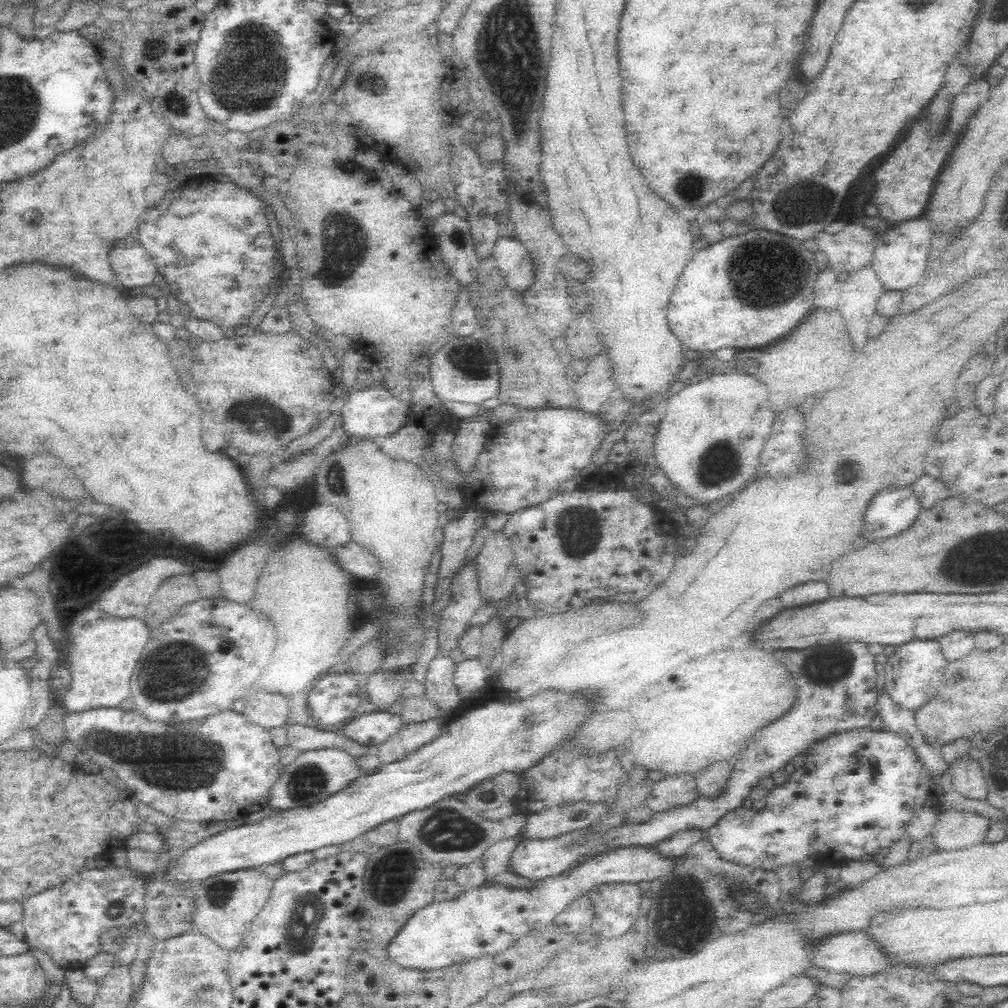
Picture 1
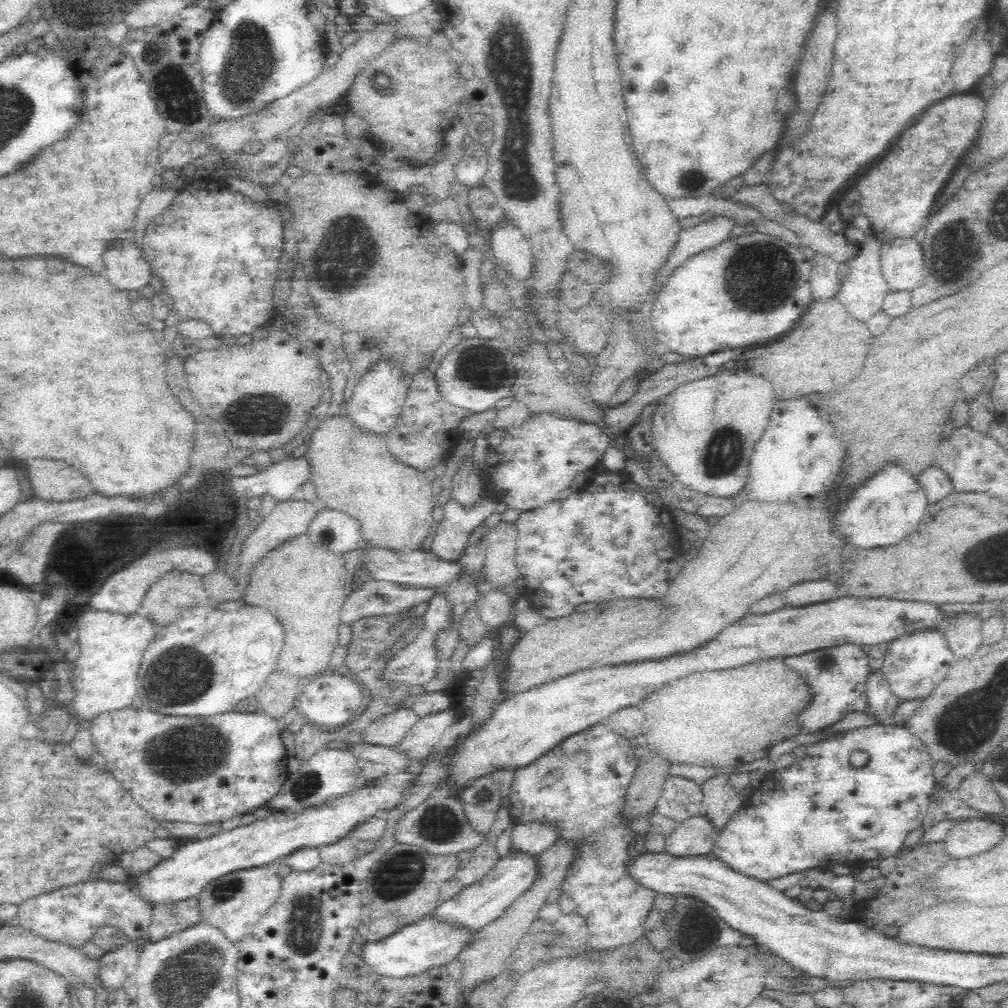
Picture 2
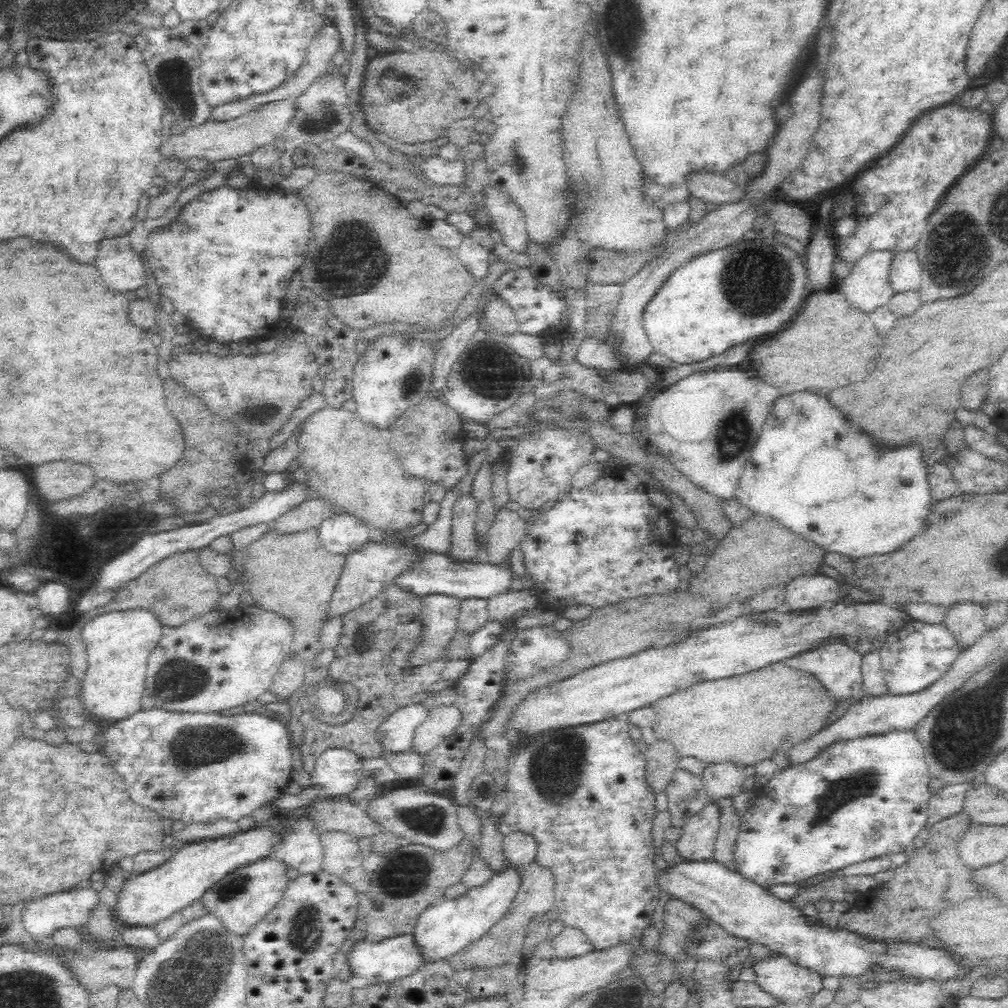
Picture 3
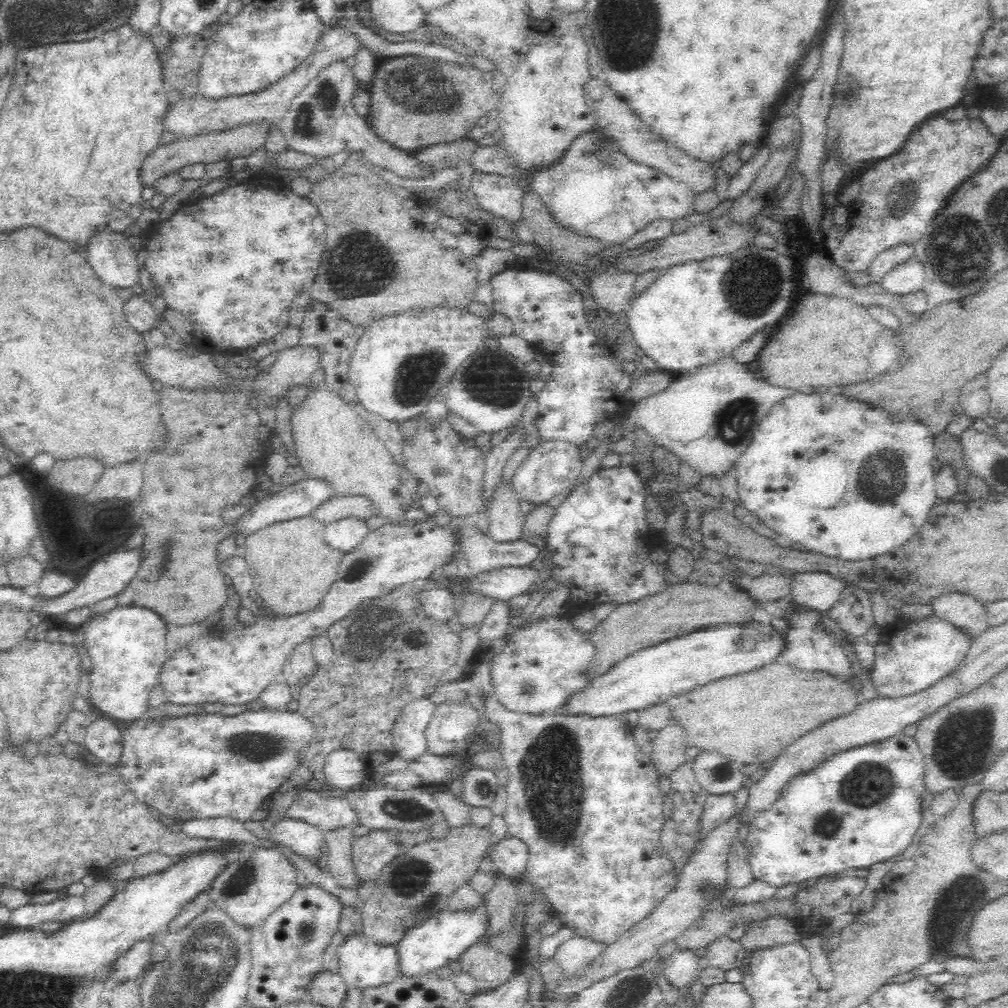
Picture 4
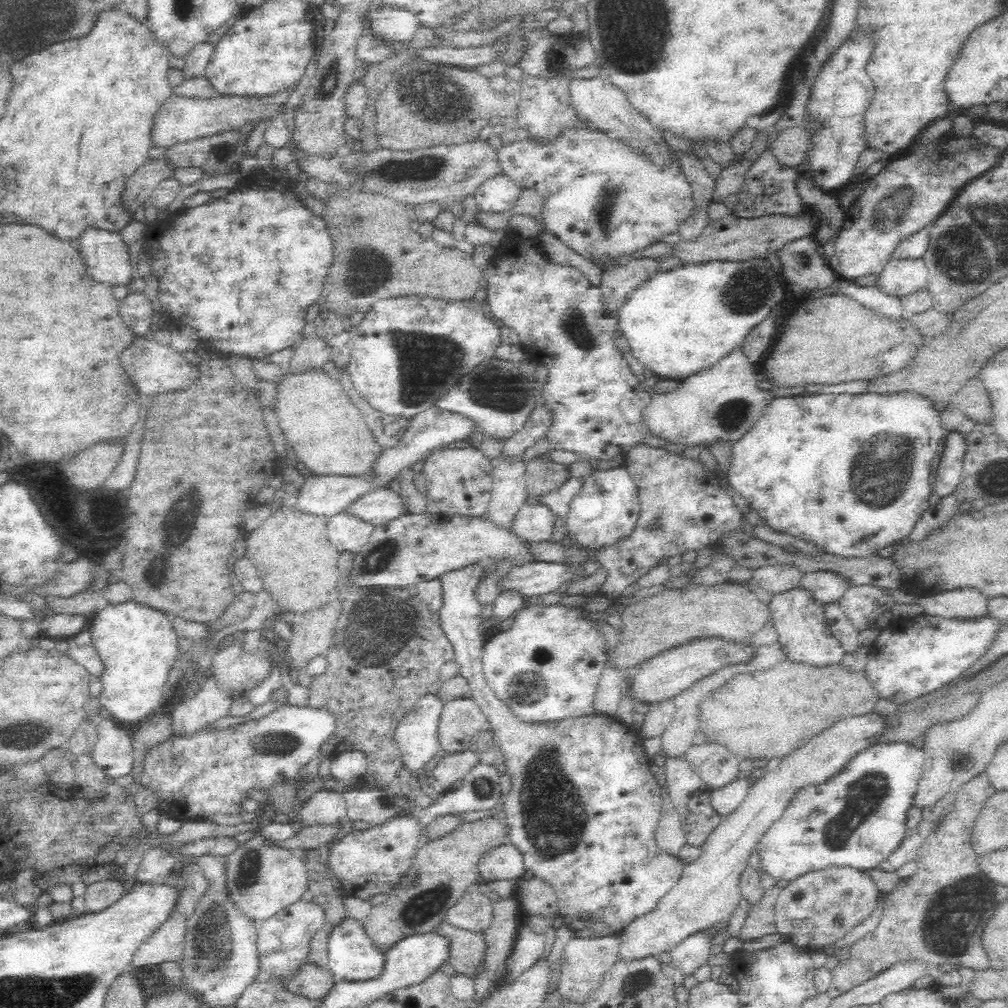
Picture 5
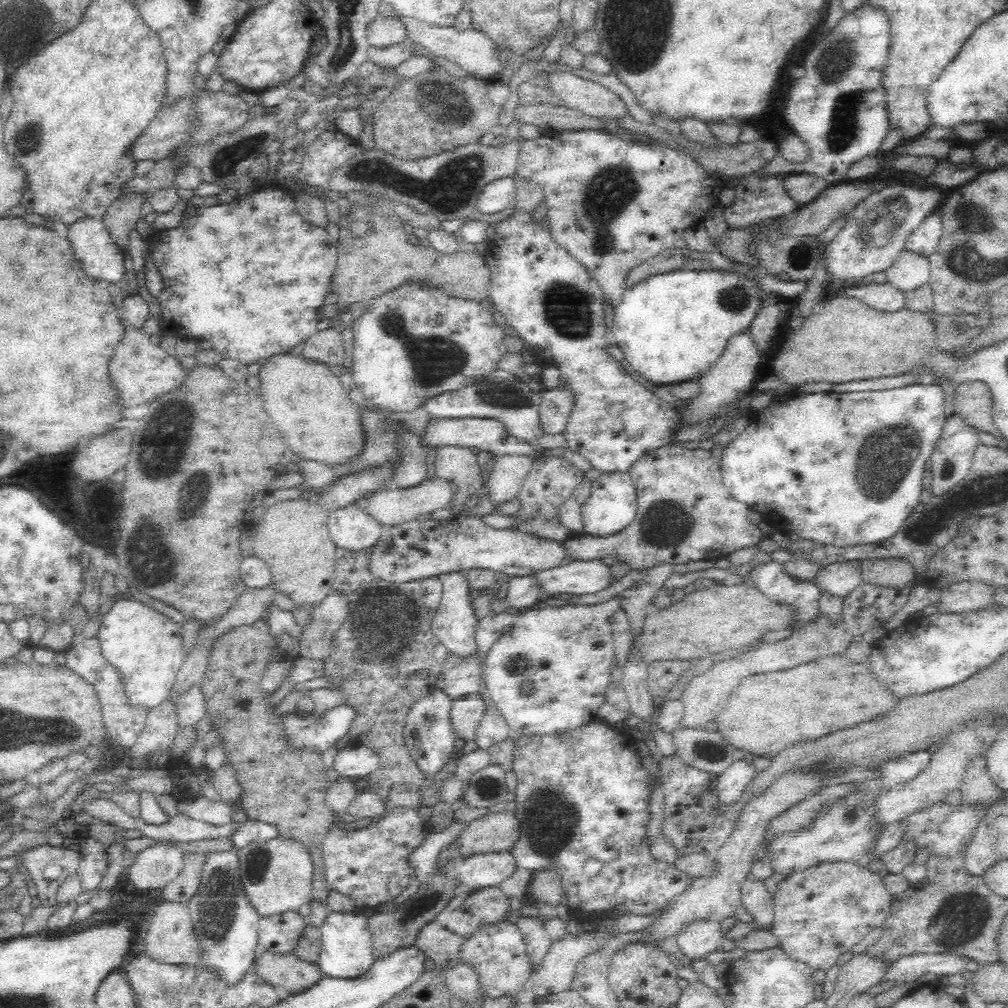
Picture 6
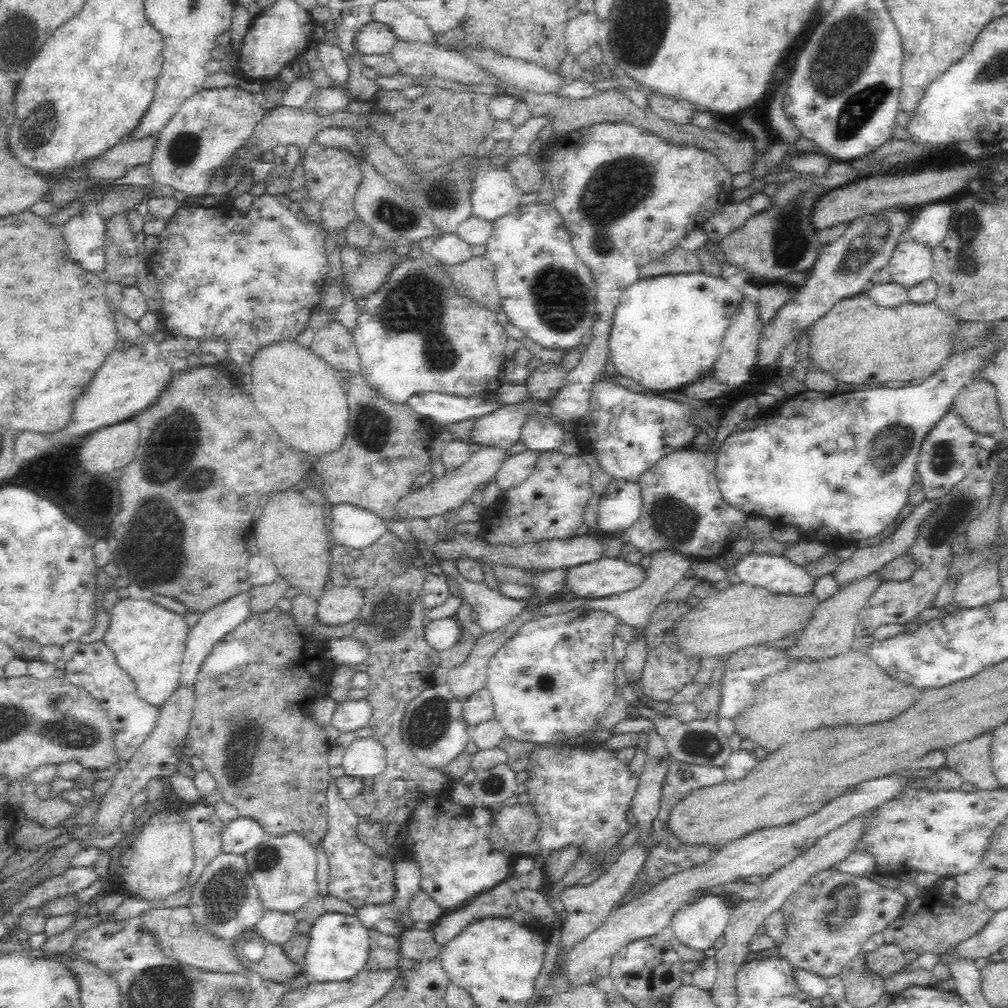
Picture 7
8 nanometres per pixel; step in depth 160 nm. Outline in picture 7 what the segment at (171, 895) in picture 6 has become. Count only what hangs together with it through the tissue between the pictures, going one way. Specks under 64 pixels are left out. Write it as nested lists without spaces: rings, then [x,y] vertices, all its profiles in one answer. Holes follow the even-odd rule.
[[[214,805],[194,806],[188,810],[180,811],[187,818],[191,825],[191,843],[194,851],[194,863],[186,887],[192,888],[204,871],[204,868],[211,862],[212,858],[222,852],[221,832],[224,823],[214,812]]]

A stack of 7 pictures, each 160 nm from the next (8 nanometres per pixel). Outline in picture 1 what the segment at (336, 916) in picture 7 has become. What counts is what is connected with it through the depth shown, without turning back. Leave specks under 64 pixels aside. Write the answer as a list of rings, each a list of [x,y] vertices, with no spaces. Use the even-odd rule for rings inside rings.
[[[624,847],[605,851],[604,853],[590,856],[588,860],[580,862],[571,868],[562,870],[558,874],[548,874],[544,878],[531,880],[530,886],[503,886],[496,882],[485,881],[486,886],[478,886],[472,890],[464,890],[458,898],[450,898],[444,902],[432,902],[419,908],[408,919],[408,922],[399,930],[395,939],[383,952],[387,958],[394,959],[398,964],[408,968],[424,970],[428,968],[457,968],[465,962],[482,957],[494,957],[498,952],[504,952],[514,942],[524,938],[532,931],[539,931],[545,926],[555,922],[556,916],[563,913],[572,902],[581,896],[588,894],[592,889],[600,885],[613,883],[637,883],[645,886],[645,883],[668,872],[672,861],[665,860],[658,851],[651,847]]]

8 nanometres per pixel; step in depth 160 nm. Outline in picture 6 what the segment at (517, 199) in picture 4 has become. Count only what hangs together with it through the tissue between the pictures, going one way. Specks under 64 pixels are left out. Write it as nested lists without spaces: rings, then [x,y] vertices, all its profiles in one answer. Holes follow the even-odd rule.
[[[514,176],[496,179],[481,189],[476,208],[484,214],[502,212],[514,202],[516,192]]]

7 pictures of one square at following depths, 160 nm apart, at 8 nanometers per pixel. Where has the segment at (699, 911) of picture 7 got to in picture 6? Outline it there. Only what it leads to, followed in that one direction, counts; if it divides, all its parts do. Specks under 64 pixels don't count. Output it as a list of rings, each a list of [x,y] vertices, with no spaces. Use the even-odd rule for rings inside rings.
[[[716,921],[693,922],[677,936],[680,954],[691,962],[716,951],[723,937],[720,928]]]

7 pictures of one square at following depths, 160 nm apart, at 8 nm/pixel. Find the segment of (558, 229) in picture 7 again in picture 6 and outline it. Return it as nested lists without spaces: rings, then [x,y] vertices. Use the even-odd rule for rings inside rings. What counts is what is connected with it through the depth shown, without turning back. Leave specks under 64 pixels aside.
[[[518,213],[502,221],[499,227],[492,241],[500,252],[490,251],[483,256],[489,266],[491,309],[500,312],[506,319],[507,329],[534,347],[536,354],[545,350],[546,357],[552,358],[550,364],[559,372],[559,383],[555,388],[568,393],[572,401],[564,430],[560,432],[566,440],[565,448],[584,456],[599,473],[628,471],[636,458],[670,442],[676,429],[670,403],[636,382],[620,361],[610,356],[615,341],[608,338],[608,324],[602,309],[603,289],[584,266],[551,239],[547,223],[532,225],[526,213]]]

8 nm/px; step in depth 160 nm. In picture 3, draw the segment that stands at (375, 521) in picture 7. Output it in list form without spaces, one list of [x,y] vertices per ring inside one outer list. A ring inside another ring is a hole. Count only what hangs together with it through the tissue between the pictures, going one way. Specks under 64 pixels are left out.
[[[335,511],[317,526],[322,546],[334,554],[350,554],[361,549],[374,537],[372,528],[351,514]]]

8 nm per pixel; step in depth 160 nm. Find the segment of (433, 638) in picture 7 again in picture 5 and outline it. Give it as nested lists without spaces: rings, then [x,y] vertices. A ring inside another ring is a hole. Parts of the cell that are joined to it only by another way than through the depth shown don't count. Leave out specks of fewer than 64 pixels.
[[[476,560],[470,562],[466,566],[450,570],[450,573],[442,574],[439,577],[442,587],[444,588],[444,606],[440,610],[441,628],[448,634],[448,639],[456,649],[455,660],[460,664],[460,674],[468,681],[471,690],[471,699],[478,705],[482,715],[488,722],[490,731],[495,735],[496,746],[504,755],[504,764],[506,767],[505,773],[510,776],[511,790],[505,795],[505,802],[498,809],[503,810],[505,819],[503,823],[507,826],[504,842],[509,842],[517,846],[523,854],[525,869],[532,870],[534,877],[542,879],[548,883],[558,901],[558,915],[562,919],[563,924],[566,924],[573,932],[582,928],[588,928],[592,931],[593,936],[603,937],[610,935],[618,935],[632,921],[639,916],[650,912],[660,898],[662,898],[671,888],[678,882],[680,872],[682,872],[683,863],[680,862],[677,855],[668,854],[660,850],[656,840],[656,831],[662,814],[662,789],[654,773],[650,771],[652,759],[646,755],[643,747],[643,738],[640,737],[633,726],[626,725],[615,716],[610,715],[583,715],[578,717],[567,717],[561,720],[541,721],[541,722],[526,722],[518,715],[514,714],[503,700],[497,700],[495,692],[488,686],[486,675],[483,671],[483,621],[481,620],[481,605],[476,599],[476,590],[482,584],[482,580],[486,580],[494,571],[495,561]]]

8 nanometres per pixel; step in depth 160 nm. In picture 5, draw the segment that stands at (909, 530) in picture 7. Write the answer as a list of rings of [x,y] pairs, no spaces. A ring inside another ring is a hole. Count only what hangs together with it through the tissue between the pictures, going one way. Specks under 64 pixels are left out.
[[[818,571],[803,574],[799,587],[806,590],[821,606],[840,602],[851,585],[838,574]]]

